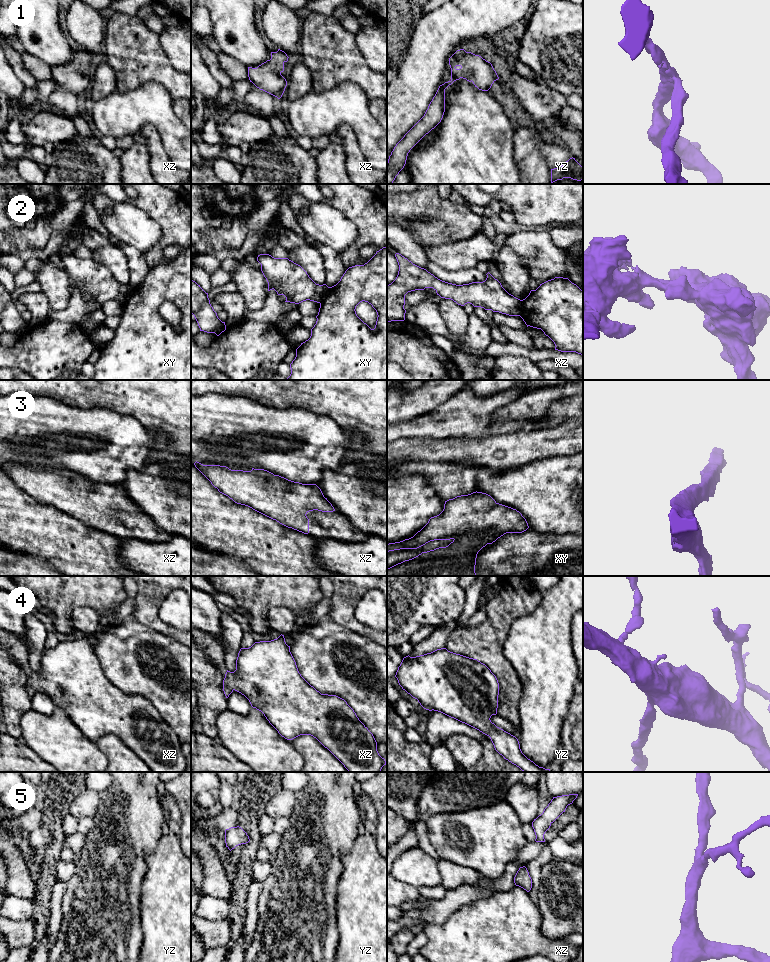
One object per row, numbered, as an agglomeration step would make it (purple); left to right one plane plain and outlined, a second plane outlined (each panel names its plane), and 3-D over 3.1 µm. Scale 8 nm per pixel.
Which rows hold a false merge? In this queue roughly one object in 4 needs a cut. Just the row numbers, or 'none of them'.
2

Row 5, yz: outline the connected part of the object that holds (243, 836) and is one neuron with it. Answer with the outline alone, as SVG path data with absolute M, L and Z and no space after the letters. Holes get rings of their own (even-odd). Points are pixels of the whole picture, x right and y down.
M239 826L225 830L226 847L231 851L236 846L246 844L250 841L247 833Z

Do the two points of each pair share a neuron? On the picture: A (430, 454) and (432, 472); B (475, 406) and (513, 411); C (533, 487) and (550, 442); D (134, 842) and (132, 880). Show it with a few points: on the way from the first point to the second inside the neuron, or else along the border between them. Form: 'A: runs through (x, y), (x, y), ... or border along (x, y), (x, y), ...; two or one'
A: border along (422, 460), (455, 461); two
B: border along (518, 397), (499, 408), (492, 419); two
C: border along (567, 455), (549, 456), (522, 465); two
D: runs through (133, 851), (132, 871); one

